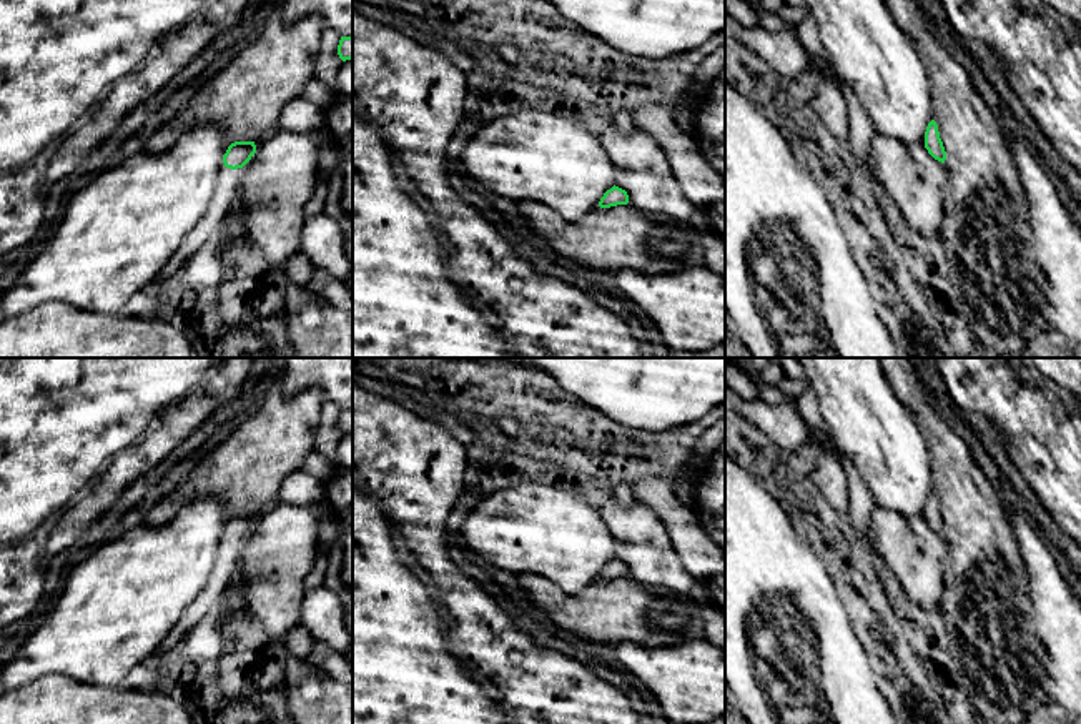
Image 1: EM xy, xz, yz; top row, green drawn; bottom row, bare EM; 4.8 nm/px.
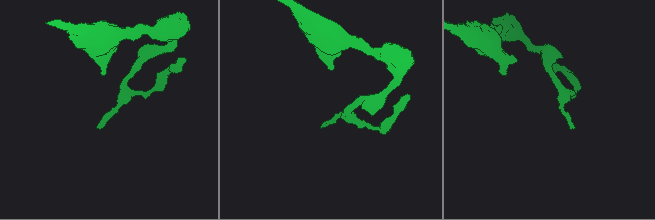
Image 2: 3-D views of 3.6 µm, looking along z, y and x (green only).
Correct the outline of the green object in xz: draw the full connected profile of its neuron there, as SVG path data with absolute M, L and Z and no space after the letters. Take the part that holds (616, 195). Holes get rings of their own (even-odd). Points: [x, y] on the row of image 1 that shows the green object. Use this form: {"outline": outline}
{"outline": "M614 185L610 190L604 193L604 196L599 201L599 206L610 208L610 206L627 205L627 203L629 203L627 191Z"}

